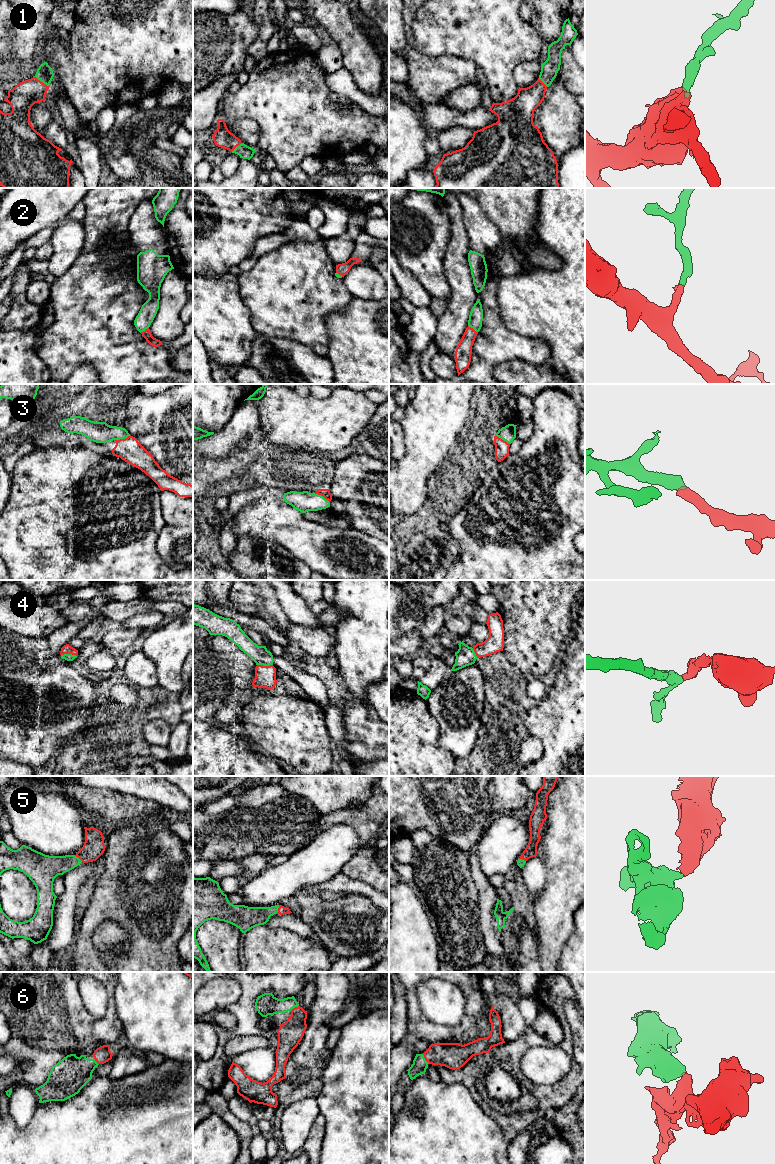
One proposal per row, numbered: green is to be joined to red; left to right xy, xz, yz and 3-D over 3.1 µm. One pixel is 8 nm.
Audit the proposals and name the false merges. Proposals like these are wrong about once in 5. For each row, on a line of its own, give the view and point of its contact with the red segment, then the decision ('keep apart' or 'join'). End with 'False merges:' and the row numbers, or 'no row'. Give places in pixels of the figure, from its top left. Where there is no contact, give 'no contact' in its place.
1: contact xy (40, 81); join
2: contact yz (472, 328); join
3: contact xz (322, 495); join
4: contact xy (69, 653); join
5: contact xz (278, 909); join
6: contact yz (425, 1059); join
False merges: no row

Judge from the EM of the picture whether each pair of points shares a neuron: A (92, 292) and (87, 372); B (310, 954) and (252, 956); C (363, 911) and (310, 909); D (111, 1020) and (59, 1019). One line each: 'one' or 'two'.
A: two
B: one
C: one
D: one

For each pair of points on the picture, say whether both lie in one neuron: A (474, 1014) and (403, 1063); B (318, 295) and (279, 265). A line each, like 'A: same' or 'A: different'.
A: same
B: same

